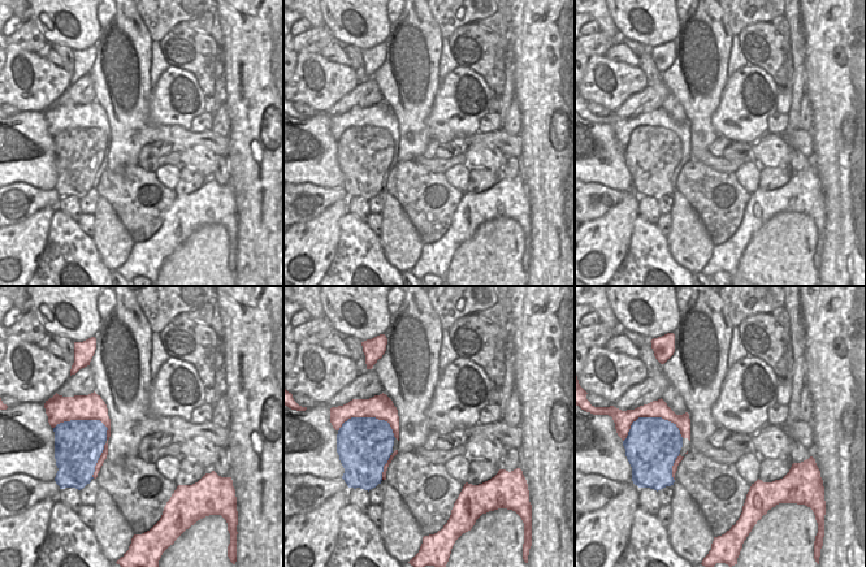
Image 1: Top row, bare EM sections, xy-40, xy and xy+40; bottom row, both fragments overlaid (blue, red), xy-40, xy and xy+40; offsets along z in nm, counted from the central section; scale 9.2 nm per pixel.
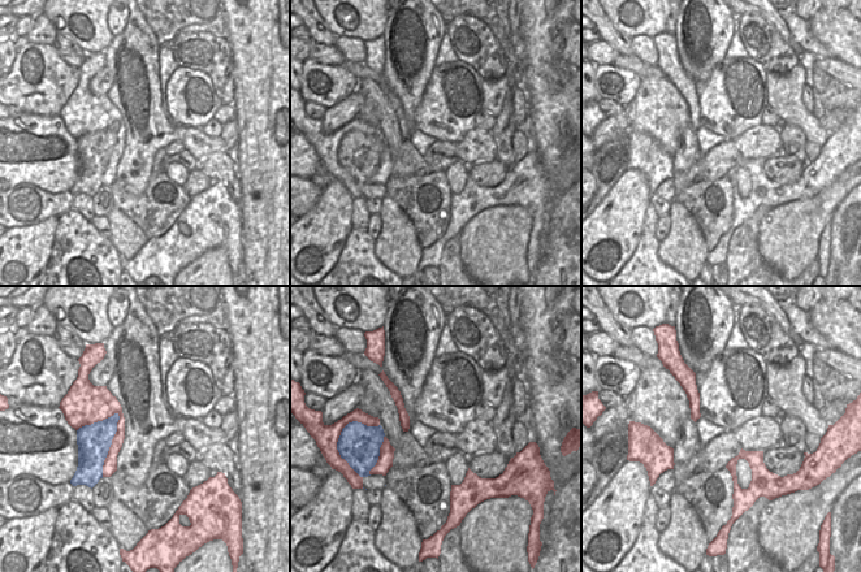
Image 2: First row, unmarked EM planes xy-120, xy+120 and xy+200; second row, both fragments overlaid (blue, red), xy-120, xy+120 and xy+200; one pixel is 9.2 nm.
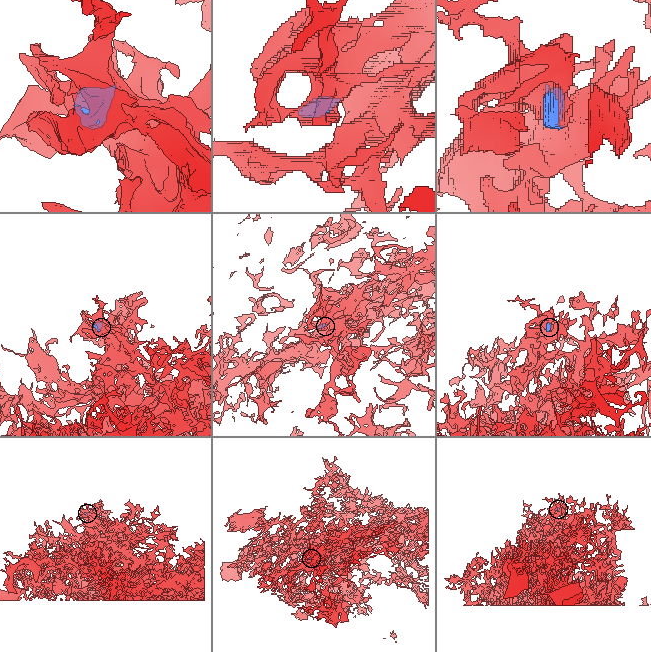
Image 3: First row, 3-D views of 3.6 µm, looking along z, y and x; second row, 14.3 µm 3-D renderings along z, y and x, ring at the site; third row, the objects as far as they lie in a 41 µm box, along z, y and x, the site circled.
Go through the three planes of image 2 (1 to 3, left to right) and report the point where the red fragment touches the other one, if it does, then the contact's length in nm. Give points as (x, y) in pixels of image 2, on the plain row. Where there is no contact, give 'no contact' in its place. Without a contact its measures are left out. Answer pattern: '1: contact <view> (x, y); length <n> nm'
1: contact xy-120 (111, 152); length 600 nm
2: contact xy+120 (337, 157); length 550 nm
3: no contact

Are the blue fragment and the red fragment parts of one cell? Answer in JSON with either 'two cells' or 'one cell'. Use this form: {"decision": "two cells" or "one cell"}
{"decision": "two cells"}

